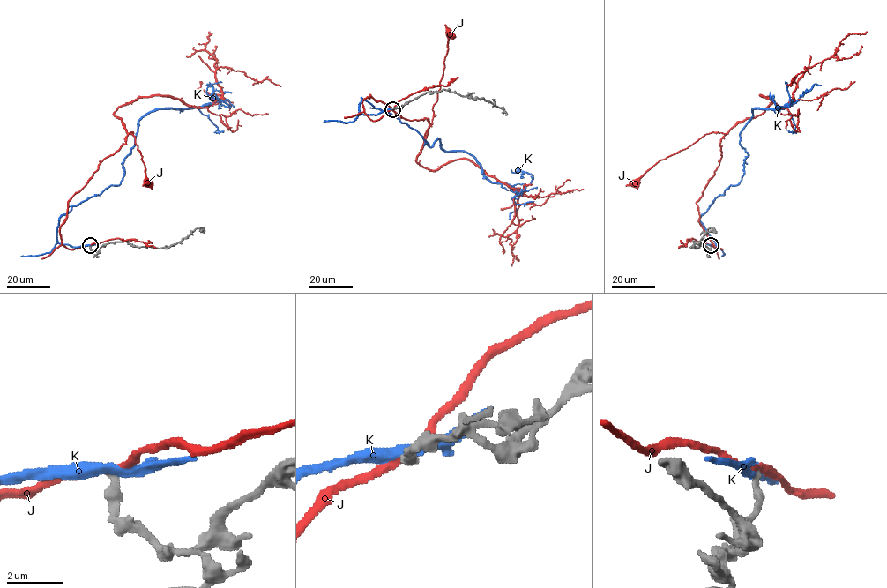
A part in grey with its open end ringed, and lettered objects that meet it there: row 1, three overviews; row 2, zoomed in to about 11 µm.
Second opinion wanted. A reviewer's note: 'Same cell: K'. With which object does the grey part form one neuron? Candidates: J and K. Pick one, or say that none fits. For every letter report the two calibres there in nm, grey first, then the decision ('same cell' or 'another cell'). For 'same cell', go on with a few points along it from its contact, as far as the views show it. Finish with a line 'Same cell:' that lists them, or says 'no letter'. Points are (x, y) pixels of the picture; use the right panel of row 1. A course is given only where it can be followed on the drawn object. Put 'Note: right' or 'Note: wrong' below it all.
J: 320 nm thick on the grey side, 240 nm on the other; same cell; it runs (711, 245), (722, 249), (699, 222), (696, 202), (719, 165), (725, 133), (705, 134), (659, 160), (635, 184)
K: 340 nm thick on the grey side, 340 nm on the other; another cell
Same cell: J
Note: wrong

